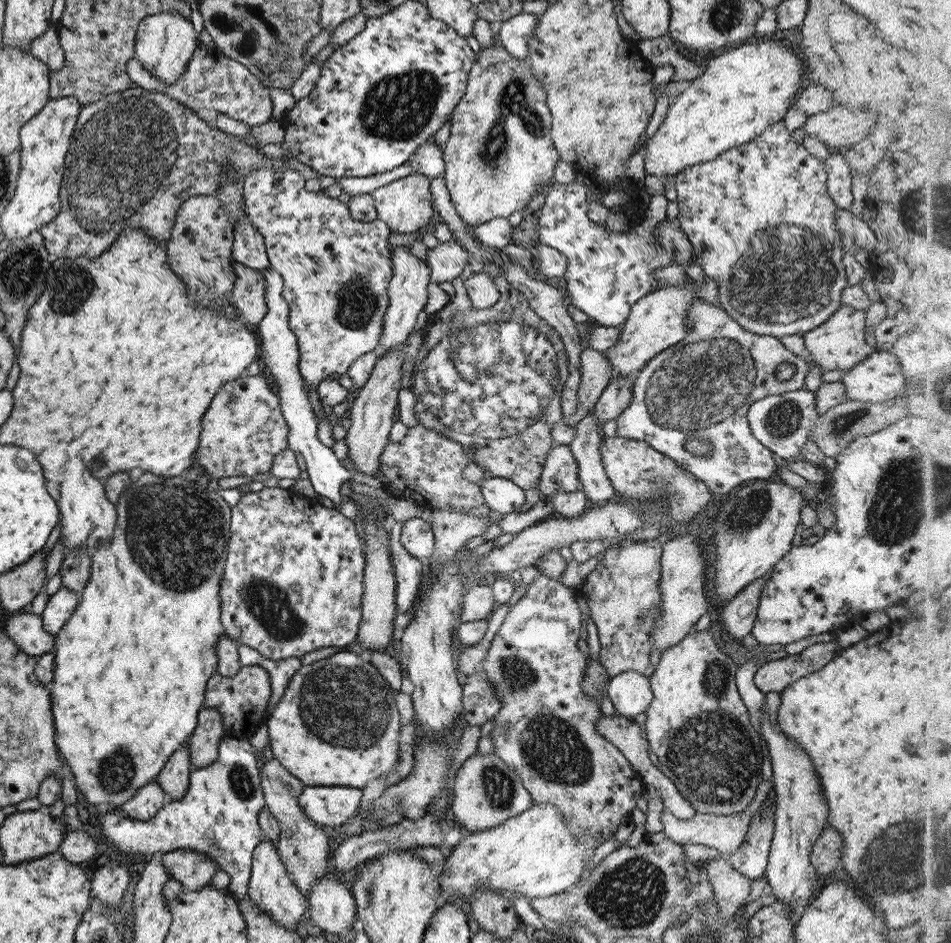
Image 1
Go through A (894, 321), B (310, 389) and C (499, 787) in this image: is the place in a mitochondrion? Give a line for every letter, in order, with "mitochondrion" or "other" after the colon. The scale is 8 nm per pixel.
A: other
B: other
C: mitochondrion

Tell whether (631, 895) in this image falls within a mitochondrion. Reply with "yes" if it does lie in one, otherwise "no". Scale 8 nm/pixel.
yes

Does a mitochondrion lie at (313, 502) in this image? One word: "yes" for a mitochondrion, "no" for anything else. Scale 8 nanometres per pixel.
no

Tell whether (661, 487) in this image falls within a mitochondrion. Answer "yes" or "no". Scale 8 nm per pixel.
yes

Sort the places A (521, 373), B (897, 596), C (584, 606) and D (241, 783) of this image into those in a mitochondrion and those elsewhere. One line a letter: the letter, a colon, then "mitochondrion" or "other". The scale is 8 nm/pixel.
A: mitochondrion
B: other
C: other
D: mitochondrion

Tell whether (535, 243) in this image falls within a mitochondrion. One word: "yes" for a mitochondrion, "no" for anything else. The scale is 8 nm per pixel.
no

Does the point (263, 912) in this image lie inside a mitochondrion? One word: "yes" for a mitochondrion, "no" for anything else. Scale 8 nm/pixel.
no

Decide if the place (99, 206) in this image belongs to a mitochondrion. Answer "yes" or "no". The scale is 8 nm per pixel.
yes

